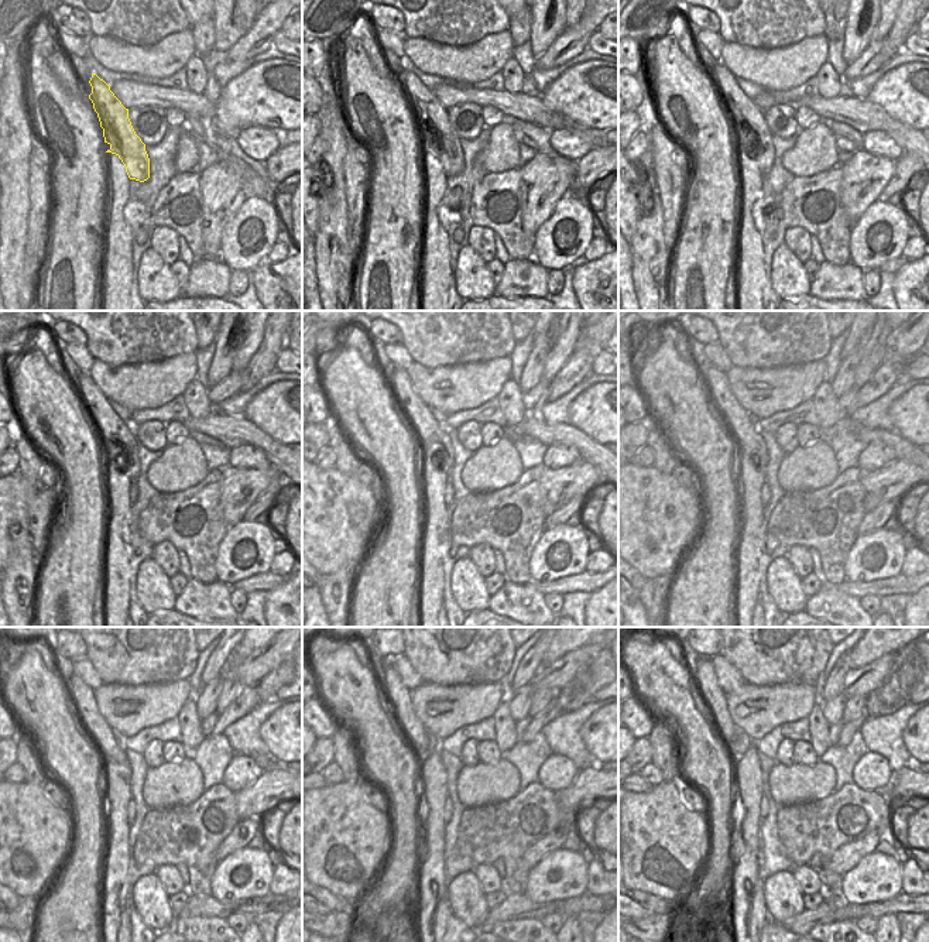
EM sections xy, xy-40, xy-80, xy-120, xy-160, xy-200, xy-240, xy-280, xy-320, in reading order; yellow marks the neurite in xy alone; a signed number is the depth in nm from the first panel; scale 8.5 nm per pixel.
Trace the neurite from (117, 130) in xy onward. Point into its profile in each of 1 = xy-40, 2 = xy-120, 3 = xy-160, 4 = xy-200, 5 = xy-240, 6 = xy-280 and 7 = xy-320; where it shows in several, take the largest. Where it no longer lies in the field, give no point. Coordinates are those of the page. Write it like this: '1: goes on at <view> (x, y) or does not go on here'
1: goes on at xy-40 (436, 137)
2: goes on at xy-120 (120, 444)
3: goes on at xy-160 (435, 444)
4: goes on at xy-200 (750, 441)
5: goes on at xy-240 (82, 695)
6: goes on at xy-280 (398, 695)
7: goes on at xy-320 (715, 698)

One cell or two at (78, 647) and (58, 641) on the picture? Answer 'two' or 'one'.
one

